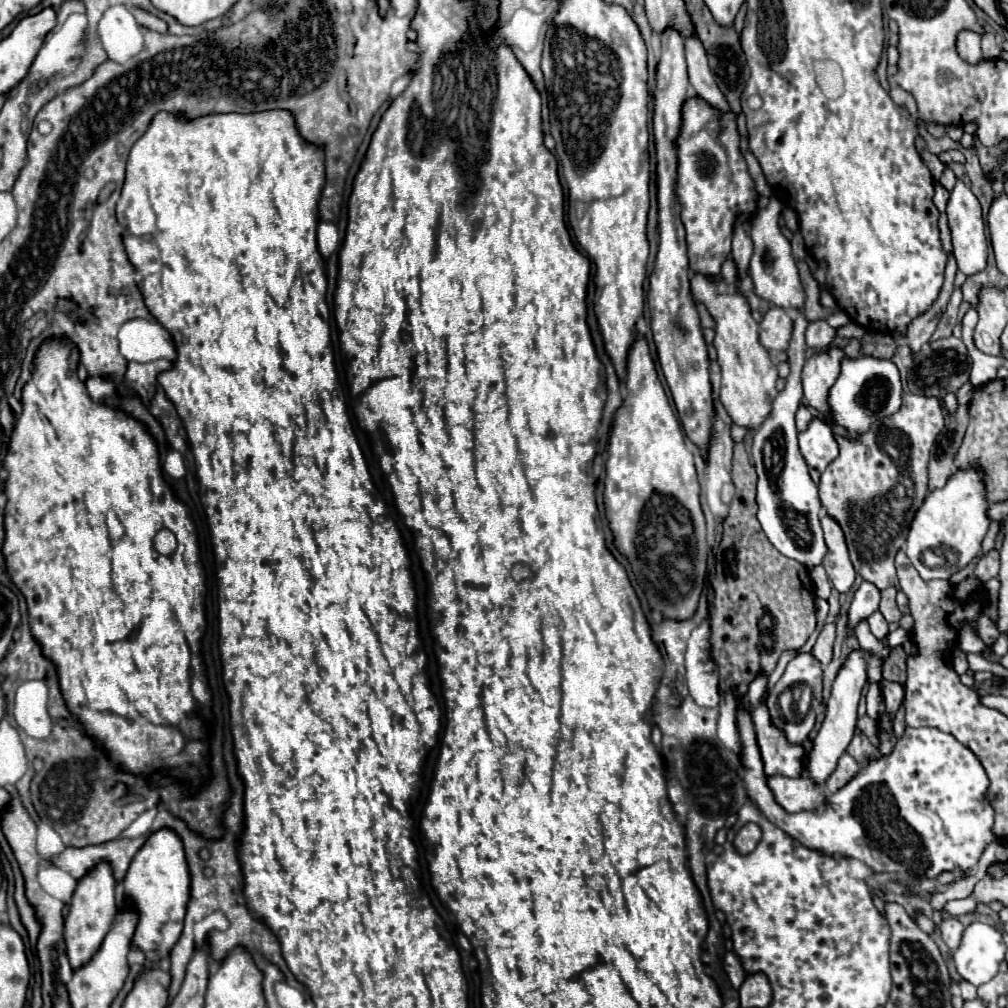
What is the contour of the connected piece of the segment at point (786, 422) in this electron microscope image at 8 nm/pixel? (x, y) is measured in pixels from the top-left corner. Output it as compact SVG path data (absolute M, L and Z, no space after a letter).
M796 308L794 314L794 332L788 346L788 362L790 374L786 378L786 388L774 398L772 412L766 416L762 426L754 434L752 444L752 458L758 472L758 520L762 530L766 532L768 540L774 548L778 548L784 556L802 562L804 566L812 568L814 564L822 562L826 554L826 544L822 538L820 528L820 498L818 488L808 474L808 466L798 450L798 430L794 424L794 414L802 402L802 386L800 386L800 372L804 366L804 334L808 328L808 320L802 308Z

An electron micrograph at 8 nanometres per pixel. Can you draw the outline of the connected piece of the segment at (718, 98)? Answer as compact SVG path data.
M686 38L686 62L688 62L688 78L690 84L694 86L696 94L704 98L714 110L720 114L730 112L730 106L724 98L724 94L718 90L714 76L710 74L706 52L702 48L702 42L698 38Z

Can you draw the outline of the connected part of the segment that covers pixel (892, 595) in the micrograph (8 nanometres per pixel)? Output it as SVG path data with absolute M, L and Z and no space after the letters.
M894 586L882 590L880 612L884 614L884 618L886 618L888 622L900 622L900 618L902 618L902 612L900 612L898 606L896 606L896 592L898 592L898 590L896 590Z

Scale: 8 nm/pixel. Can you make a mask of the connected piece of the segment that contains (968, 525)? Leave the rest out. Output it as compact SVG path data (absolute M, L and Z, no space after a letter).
M956 470L944 488L926 496L910 524L904 548L922 580L948 580L956 570L962 570L976 554L980 554L980 544L990 524L986 508L988 500L978 470Z

